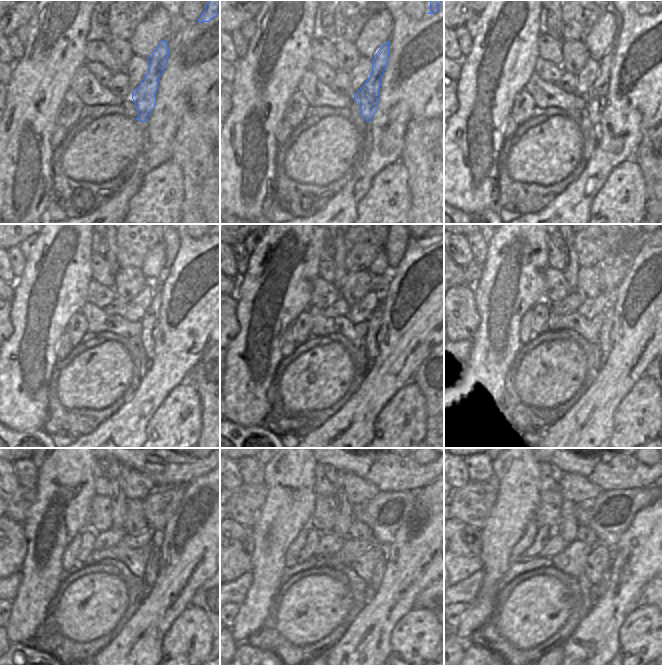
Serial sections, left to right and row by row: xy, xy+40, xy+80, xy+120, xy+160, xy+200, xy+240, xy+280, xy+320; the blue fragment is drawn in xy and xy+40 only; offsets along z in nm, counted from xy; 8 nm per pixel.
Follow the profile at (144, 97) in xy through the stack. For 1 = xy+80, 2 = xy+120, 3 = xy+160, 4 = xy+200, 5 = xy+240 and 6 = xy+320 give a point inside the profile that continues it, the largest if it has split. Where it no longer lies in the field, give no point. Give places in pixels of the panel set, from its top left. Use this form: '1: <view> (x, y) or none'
1: xy+80 (596, 97)
2: xy+120 (149, 321)
3: xy+160 (374, 322)
4: xy+200 (602, 344)
5: xy+240 (152, 569)
6: xy+320 (603, 584)

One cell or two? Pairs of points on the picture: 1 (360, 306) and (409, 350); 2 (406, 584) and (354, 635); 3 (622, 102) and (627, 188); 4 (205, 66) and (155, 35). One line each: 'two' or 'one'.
1: two
2: one
3: two
4: two

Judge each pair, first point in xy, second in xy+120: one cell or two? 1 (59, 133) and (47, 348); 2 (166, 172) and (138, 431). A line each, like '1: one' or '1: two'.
1: two
2: two

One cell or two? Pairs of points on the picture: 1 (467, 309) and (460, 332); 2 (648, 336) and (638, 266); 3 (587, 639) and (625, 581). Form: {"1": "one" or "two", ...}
{"1": "one", "2": "one", "3": "one"}

